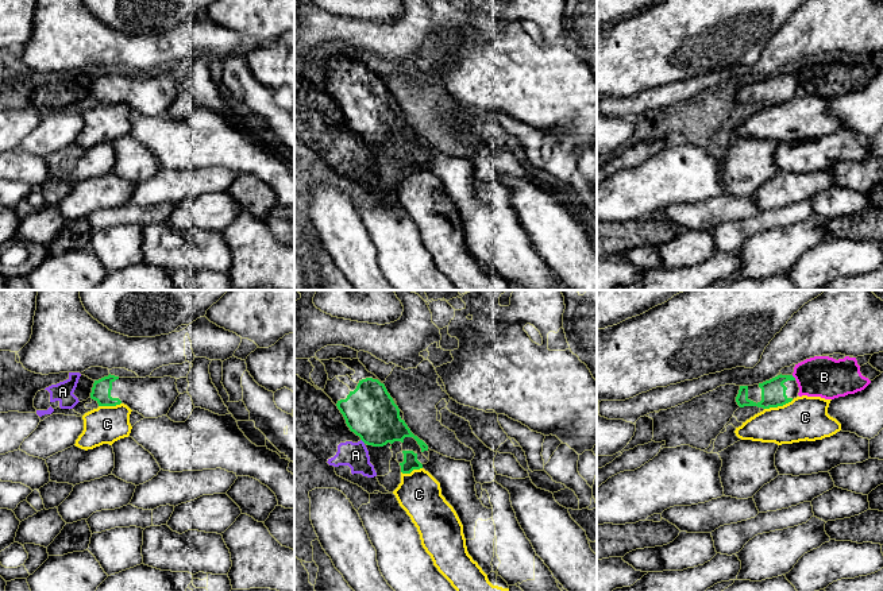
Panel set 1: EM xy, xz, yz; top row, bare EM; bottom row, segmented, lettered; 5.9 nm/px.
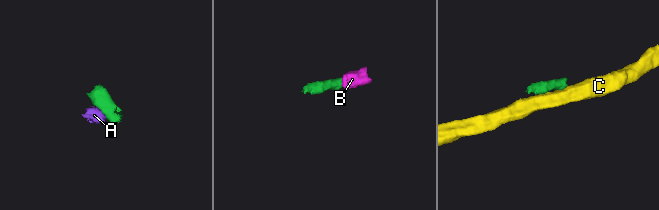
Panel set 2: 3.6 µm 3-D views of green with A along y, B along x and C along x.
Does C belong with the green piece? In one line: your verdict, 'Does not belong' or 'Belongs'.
Does not belong

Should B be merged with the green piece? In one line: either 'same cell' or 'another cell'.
another cell

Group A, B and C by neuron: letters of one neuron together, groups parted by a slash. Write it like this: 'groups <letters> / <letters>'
groups A B / C

